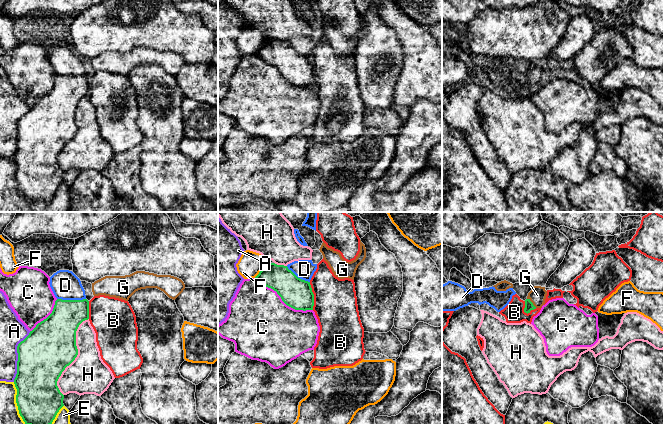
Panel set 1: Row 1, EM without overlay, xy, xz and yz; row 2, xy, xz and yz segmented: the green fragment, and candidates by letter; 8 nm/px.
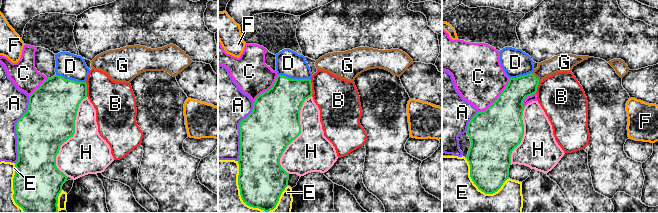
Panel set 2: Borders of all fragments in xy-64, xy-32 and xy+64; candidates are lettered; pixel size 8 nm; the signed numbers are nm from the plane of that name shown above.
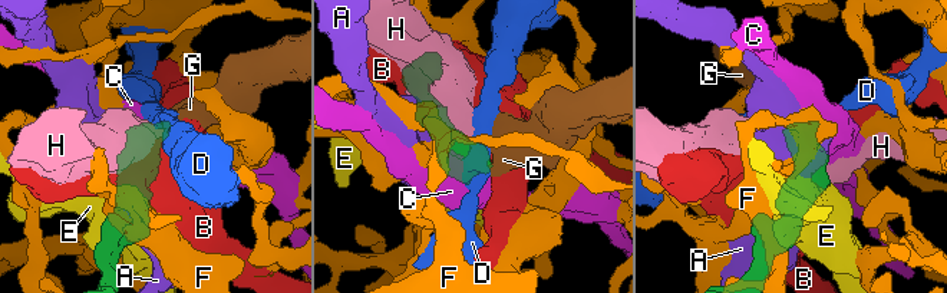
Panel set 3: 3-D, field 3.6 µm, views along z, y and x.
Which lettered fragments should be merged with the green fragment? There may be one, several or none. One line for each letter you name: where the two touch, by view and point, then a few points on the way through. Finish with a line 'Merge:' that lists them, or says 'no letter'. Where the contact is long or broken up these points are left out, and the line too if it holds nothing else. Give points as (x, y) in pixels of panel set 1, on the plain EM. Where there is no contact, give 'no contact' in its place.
G: contact yz (532, 79); way yz (529, 82), (532, 79), (537, 71)
Merge: G

